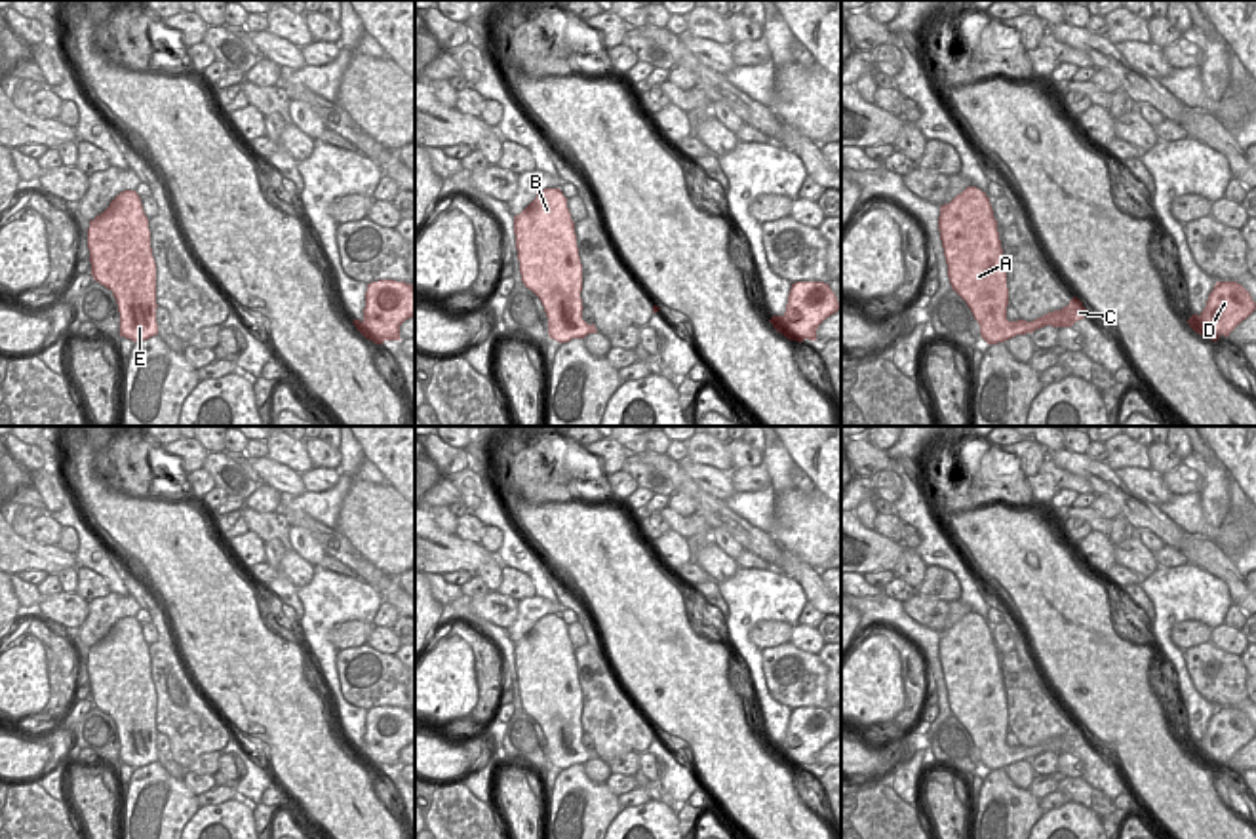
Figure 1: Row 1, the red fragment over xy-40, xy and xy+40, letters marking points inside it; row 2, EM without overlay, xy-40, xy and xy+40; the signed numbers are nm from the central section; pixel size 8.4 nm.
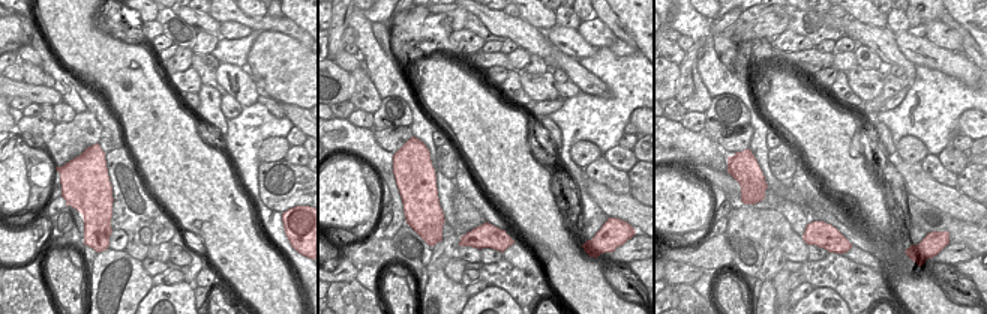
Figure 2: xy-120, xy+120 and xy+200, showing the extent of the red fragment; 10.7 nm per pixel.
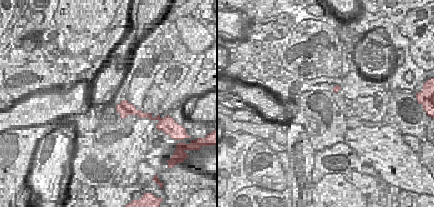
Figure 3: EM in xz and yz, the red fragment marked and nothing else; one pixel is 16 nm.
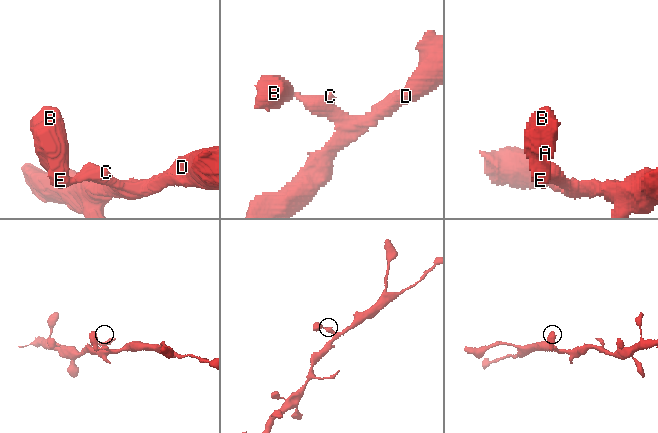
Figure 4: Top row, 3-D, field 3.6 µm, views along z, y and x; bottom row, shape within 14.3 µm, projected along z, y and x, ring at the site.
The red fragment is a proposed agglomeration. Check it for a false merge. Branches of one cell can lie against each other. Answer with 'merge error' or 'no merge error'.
no merge error

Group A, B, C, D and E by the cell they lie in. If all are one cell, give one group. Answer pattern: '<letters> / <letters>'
A B C D E

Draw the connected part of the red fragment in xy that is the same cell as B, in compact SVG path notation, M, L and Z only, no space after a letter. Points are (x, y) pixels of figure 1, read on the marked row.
M544 188L514 217L521 282L542 302L558 342L598 333L582 320L582 264L575 223L559 188Z

